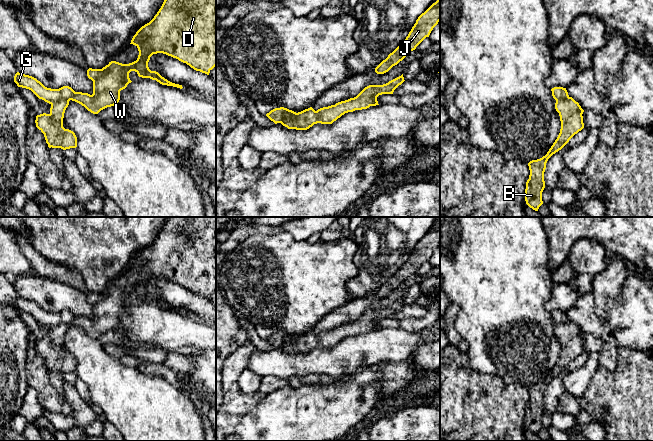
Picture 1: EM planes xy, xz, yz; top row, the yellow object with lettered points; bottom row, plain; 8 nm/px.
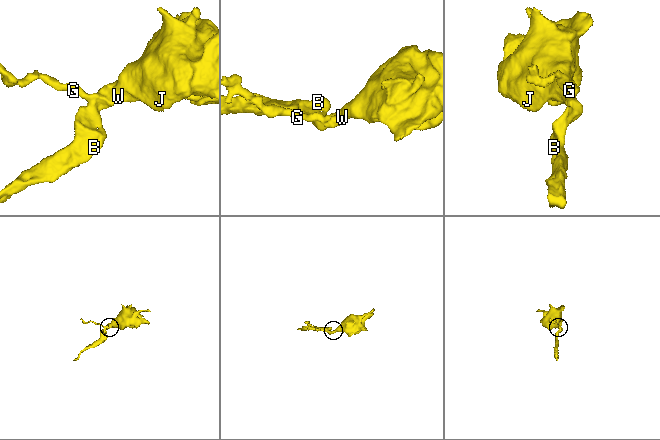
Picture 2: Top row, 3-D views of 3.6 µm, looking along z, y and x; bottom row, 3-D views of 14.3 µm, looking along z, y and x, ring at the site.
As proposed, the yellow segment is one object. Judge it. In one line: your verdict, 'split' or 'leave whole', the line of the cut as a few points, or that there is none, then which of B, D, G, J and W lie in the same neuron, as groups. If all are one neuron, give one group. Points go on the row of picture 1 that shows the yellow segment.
split; cut in xz along (297, 113), (293, 117), (286, 113), (280, 122); B D J W / G

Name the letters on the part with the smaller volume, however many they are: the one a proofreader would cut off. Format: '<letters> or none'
G

